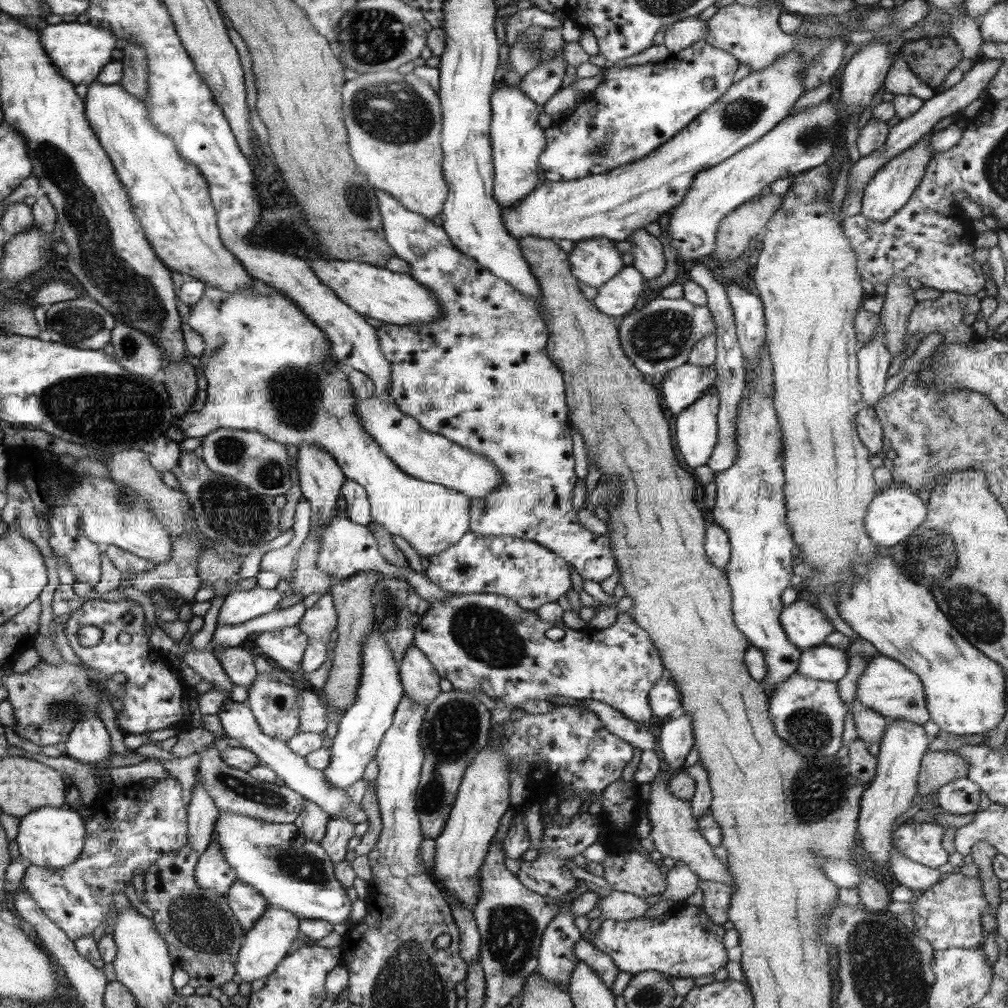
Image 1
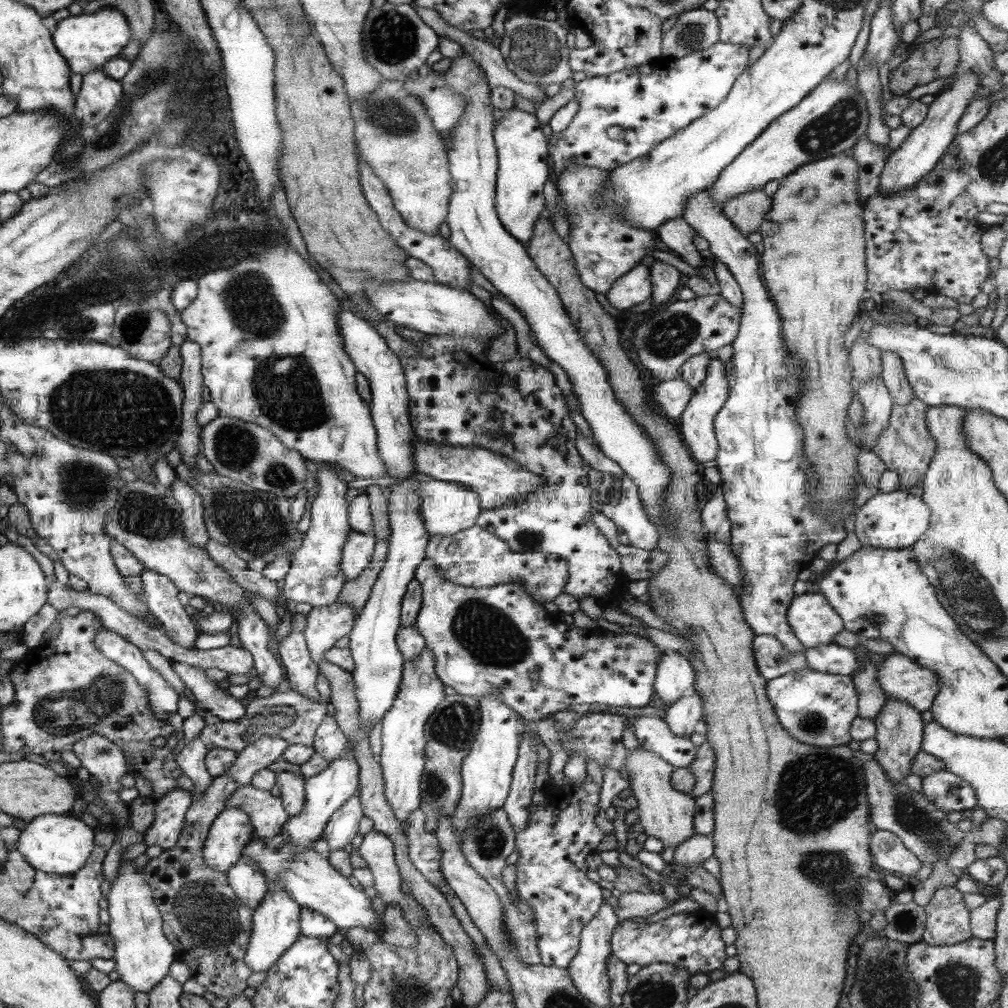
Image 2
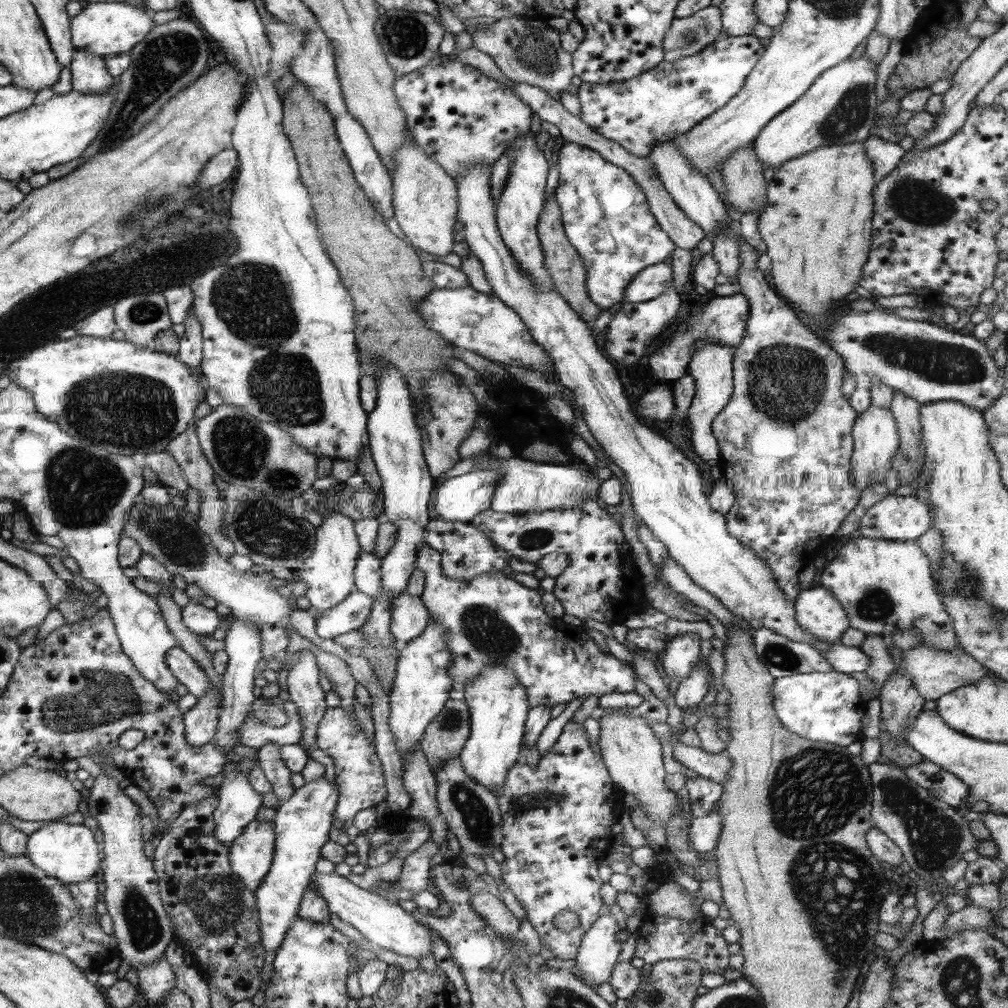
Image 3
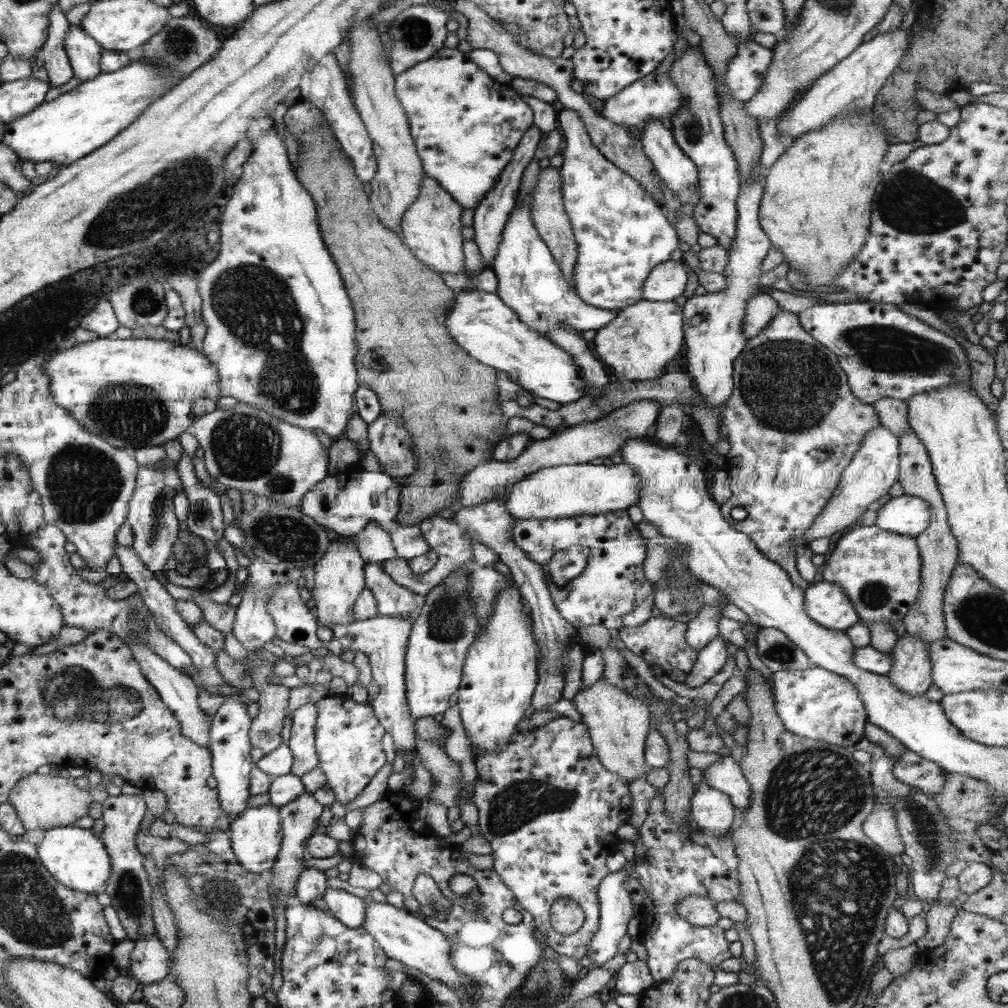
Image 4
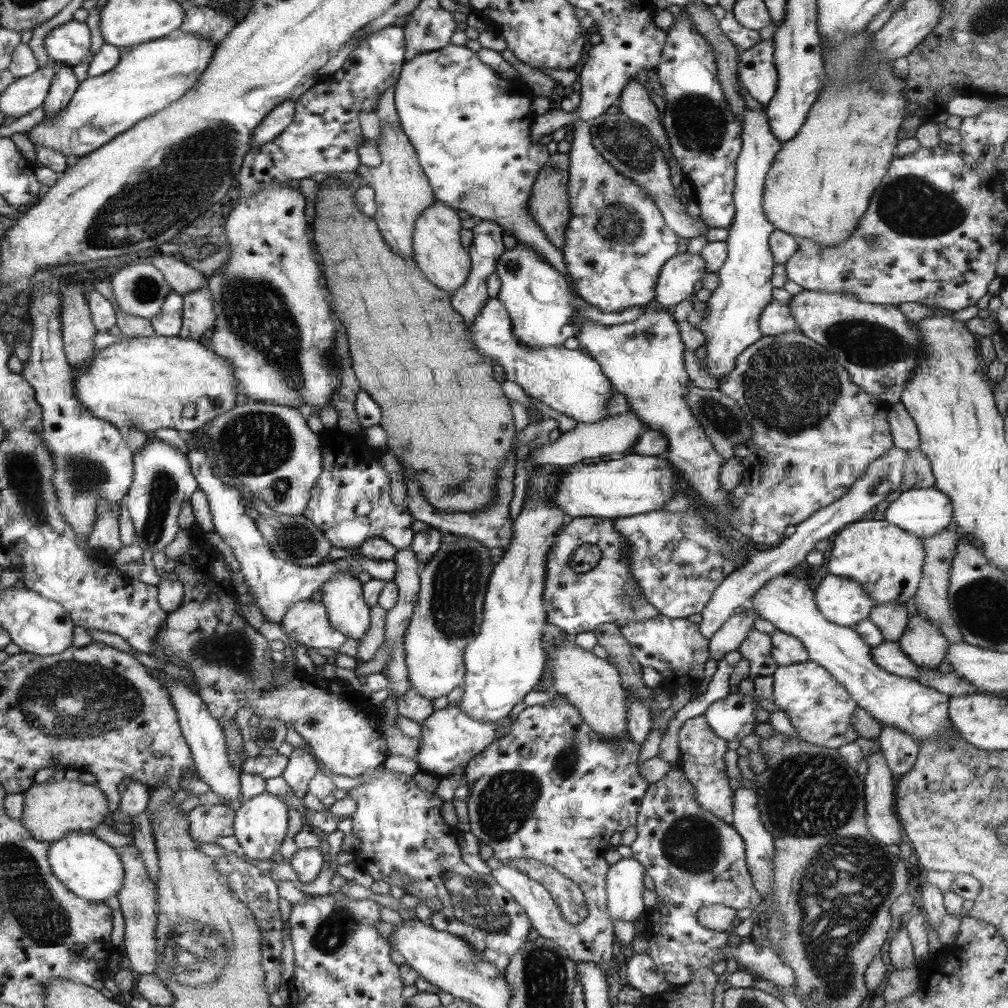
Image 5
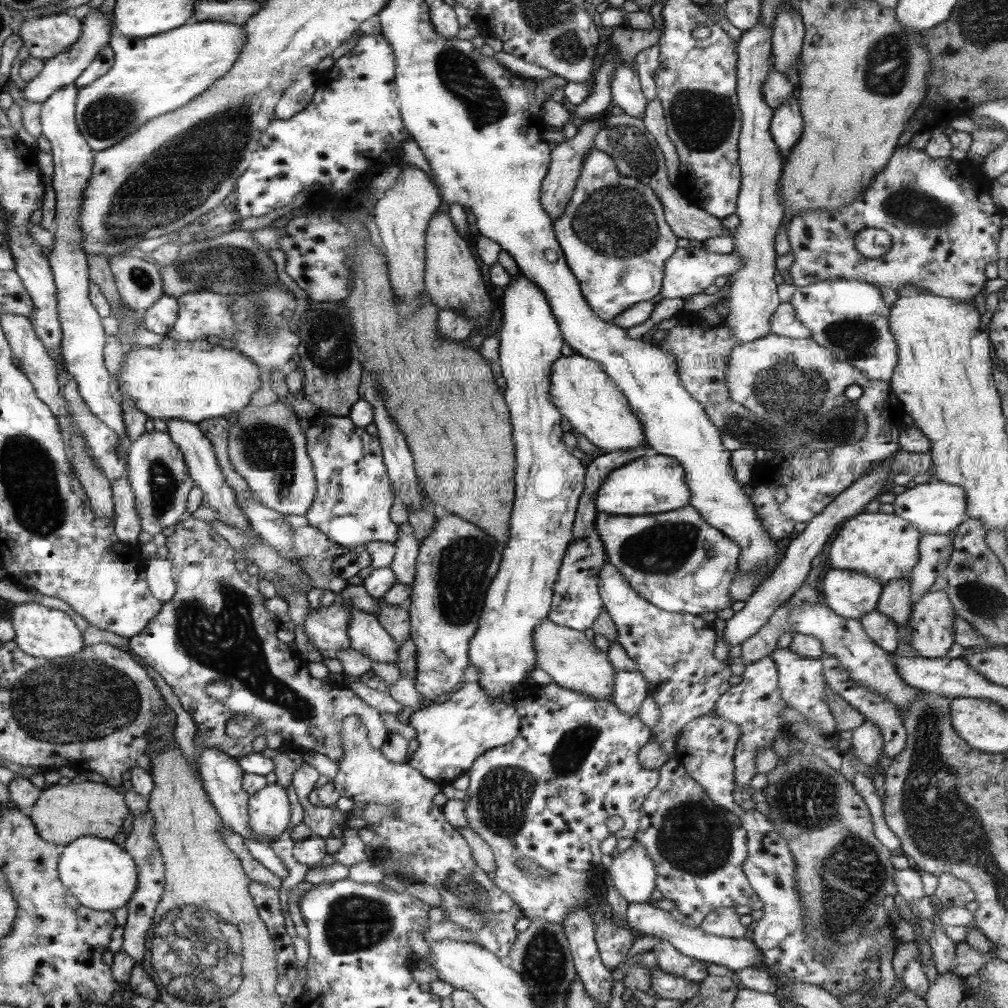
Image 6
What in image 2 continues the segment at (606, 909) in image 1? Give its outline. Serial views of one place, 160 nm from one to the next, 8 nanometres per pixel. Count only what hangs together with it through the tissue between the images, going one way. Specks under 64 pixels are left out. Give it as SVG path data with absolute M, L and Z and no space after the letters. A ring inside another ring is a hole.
M643 892L622 893L618 898L615 913L620 921L624 921L633 916L648 917L666 909L667 905L664 892L659 894L656 892L647 894L643 894Z

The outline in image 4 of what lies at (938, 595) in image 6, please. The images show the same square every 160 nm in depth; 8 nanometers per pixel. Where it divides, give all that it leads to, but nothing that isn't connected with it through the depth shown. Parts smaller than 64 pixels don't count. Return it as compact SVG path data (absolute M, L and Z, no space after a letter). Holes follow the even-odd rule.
M905 634L897 639L891 652L891 683L914 696L925 694L933 685L928 650L929 643L917 636Z

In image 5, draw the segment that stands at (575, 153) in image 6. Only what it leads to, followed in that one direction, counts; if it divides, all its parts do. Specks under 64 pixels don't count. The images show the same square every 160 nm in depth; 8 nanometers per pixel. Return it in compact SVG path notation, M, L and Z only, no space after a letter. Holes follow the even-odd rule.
M555 153L551 154L542 170L538 173L528 202L529 213L536 219L536 222L542 227L550 242L563 250L565 243L565 230L568 221L573 220L570 214L569 196L568 196L568 178L569 178L569 154Z

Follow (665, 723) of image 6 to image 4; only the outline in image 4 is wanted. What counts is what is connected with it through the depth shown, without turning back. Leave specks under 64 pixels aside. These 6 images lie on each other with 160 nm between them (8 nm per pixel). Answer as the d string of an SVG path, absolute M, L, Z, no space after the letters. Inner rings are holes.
M662 616L660 619L652 619L648 625L640 627L622 627L619 629L618 638L624 642L624 646L646 661L649 666L658 665L662 667L665 674L670 670L678 669L682 672L690 672L698 650L691 647L686 640L688 625L671 617Z

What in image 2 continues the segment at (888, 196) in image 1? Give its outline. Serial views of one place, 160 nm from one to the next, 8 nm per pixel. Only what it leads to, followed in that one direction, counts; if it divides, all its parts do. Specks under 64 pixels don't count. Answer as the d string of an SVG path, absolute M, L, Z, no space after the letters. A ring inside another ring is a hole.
M975 72L960 73L951 87L943 93L937 94L933 103L928 105L927 117L922 124L911 129L910 134L894 149L886 159L884 170L878 182L878 195L888 196L904 190L910 190L916 182L923 180L927 172L934 168L946 149L957 135L957 126L963 117L964 111L981 86L983 76Z

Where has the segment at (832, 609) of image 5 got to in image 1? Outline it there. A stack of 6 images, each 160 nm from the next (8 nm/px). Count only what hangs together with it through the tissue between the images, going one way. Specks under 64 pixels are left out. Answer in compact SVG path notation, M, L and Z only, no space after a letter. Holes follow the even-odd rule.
M805 600L785 605L780 622L789 639L800 649L824 645L835 629L821 609Z

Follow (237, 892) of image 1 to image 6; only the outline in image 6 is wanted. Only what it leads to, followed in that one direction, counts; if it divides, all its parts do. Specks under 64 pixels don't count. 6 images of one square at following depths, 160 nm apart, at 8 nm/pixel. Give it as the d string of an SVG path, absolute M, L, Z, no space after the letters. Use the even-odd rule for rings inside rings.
M267 784L249 798L249 827L260 839L278 838L290 824L290 800L284 785Z

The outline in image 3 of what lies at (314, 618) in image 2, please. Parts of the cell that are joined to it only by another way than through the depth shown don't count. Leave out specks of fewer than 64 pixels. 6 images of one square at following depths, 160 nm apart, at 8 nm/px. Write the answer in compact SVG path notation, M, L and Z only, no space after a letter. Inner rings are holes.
M354 590L337 606L317 612L317 635L334 641L336 637L360 629L370 616L373 601L371 596Z

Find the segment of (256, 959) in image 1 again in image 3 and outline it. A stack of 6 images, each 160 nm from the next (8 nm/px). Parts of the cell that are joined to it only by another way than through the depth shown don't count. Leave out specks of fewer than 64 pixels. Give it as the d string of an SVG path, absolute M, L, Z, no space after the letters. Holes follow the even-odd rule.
M324 777L320 780L314 780L297 788L287 801L281 801L276 808L277 814L274 815L273 824L275 826L276 836L276 855L273 858L273 865L270 868L269 875L261 887L256 890L257 912L261 917L261 937L262 948L267 951L278 950L285 942L286 932L290 926L296 922L300 916L301 901L305 897L307 888L317 871L316 863L321 858L321 848L329 842L328 834L332 828L332 820L336 815L338 789L335 781L326 781Z

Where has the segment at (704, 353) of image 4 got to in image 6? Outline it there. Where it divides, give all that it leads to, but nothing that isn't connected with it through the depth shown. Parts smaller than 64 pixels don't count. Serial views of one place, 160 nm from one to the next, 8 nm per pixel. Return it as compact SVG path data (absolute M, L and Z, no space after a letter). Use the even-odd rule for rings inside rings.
M760 18L750 30L743 32L735 44L736 94L741 108L741 131L738 139L741 184L735 212L736 216L740 217L740 224L734 230L733 239L734 251L738 251L743 258L743 266L728 276L732 287L721 299L728 300L730 309L723 322L730 327L738 343L768 336L771 333L770 317L781 303L773 278L778 272L775 261L779 256L775 251L775 238L785 209L778 188L784 156L778 150L770 132L775 109L766 104L762 94L763 82L771 70L772 32L773 26L765 26Z

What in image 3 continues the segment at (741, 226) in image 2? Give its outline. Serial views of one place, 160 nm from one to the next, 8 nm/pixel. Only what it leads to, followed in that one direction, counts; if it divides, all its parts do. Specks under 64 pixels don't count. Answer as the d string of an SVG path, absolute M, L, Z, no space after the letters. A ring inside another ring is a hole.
M753 141L730 153L722 169L727 190L725 199L741 214L762 214L762 208L767 205L765 166L756 156Z

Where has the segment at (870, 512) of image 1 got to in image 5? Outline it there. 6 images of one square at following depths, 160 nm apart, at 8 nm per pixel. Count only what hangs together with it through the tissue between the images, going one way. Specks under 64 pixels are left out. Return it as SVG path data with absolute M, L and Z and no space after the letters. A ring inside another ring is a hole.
M936 487L906 489L892 501L885 520L921 538L936 536L951 523L951 498Z

